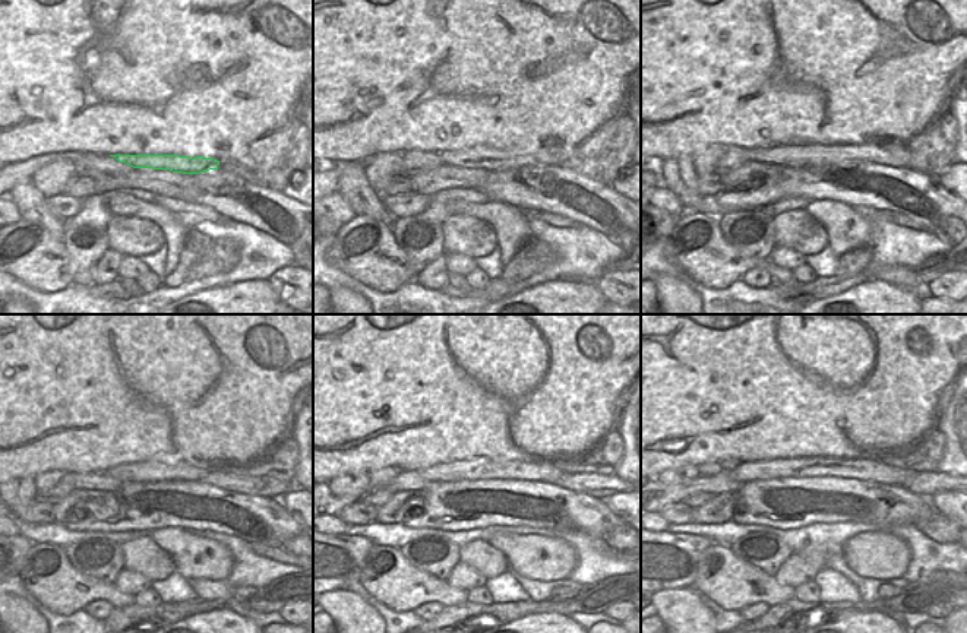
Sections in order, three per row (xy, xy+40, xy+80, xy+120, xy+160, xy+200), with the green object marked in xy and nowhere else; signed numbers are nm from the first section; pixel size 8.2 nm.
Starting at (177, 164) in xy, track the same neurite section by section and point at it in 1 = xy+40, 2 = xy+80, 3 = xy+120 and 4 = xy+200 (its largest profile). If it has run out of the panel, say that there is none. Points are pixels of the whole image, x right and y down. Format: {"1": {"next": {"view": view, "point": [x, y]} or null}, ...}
{"1": {"next": {"view": "xy+40", "point": [479, 157]}}, "2": {"next": {"view": "xy+80", "point": [896, 155]}}, "3": {"next": {"view": "xy+120", "point": [227, 480]}}, "4": {"next": {"view": "xy+200", "point": [721, 483]}}}

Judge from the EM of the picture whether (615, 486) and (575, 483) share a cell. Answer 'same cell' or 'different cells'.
same cell

